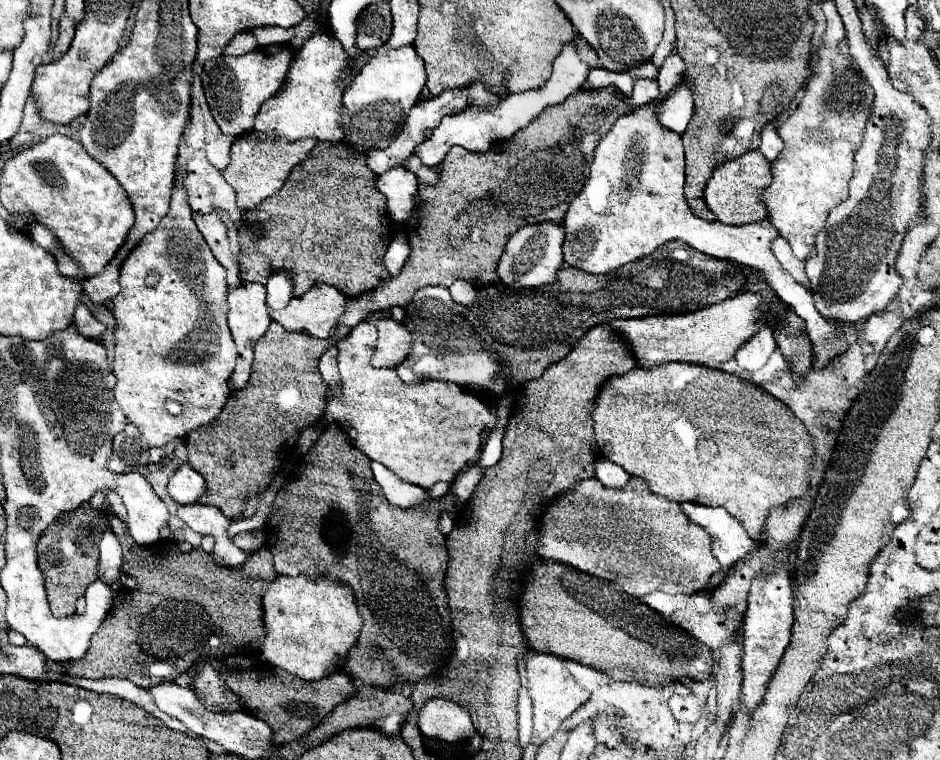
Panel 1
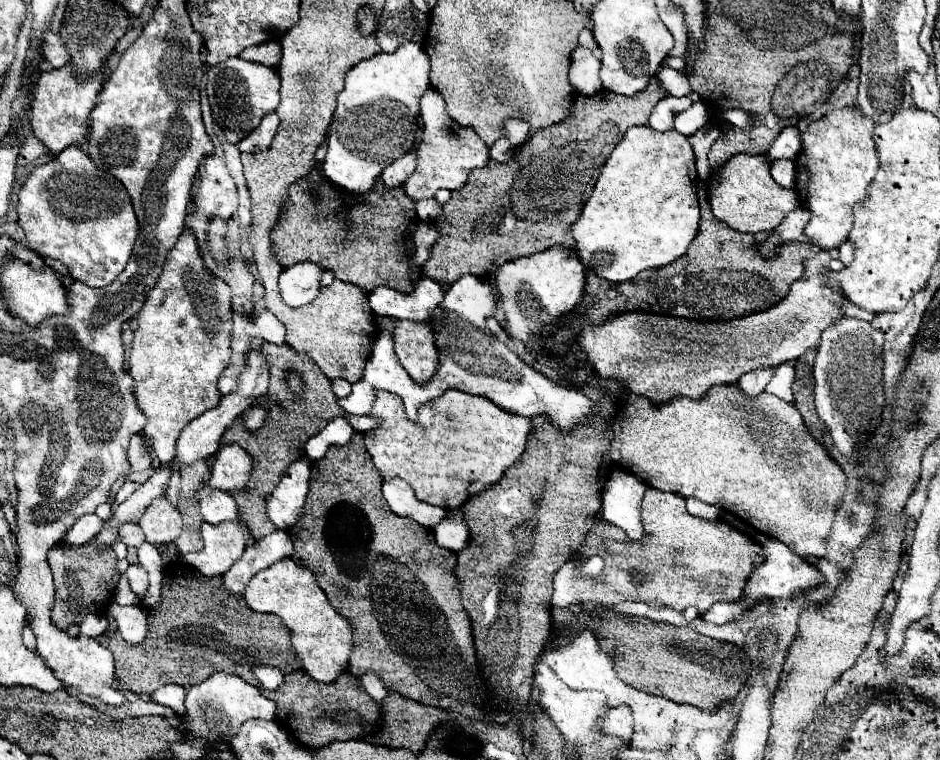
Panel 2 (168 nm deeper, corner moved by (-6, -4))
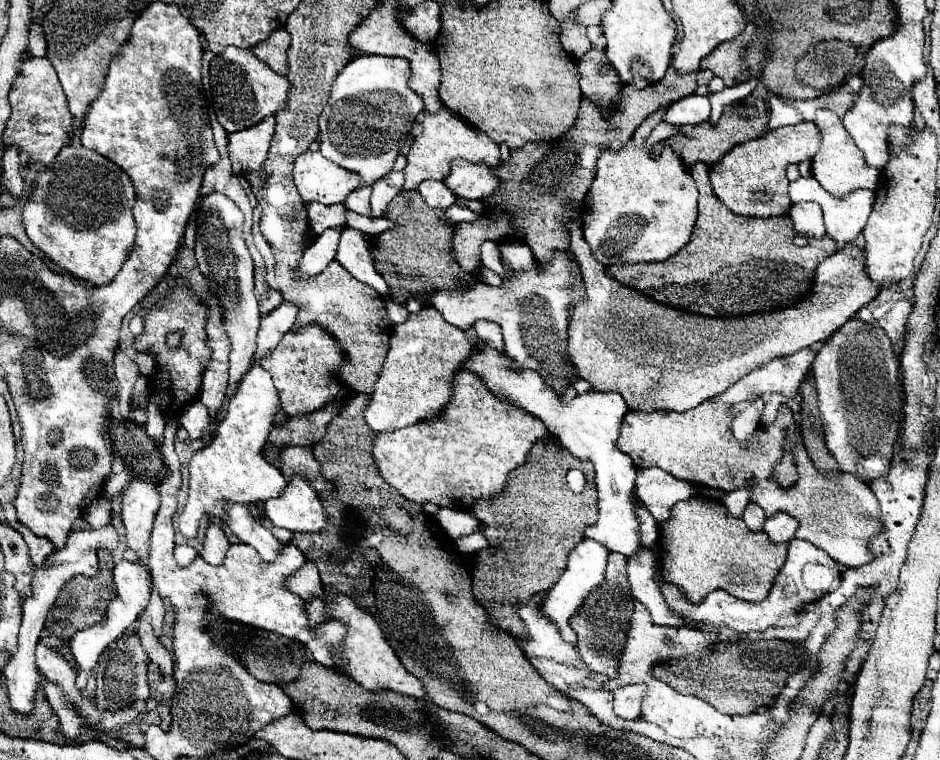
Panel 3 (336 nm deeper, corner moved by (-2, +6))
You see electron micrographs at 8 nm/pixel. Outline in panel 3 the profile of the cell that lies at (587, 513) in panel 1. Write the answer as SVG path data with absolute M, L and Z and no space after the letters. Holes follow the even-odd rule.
M694 495L672 509L670 521L660 525L658 547L666 553L664 575L678 585L694 603L708 593L724 589L736 599L750 603L764 601L770 593L778 569L782 569L788 545L772 543L764 531L750 531L742 519L736 519L728 509L710 497Z

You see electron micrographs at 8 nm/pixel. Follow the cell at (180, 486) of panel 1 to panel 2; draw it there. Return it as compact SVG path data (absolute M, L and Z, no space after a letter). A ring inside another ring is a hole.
M200 483L196 489L196 495L198 495L200 515L204 521L208 523L240 521L236 501L226 491L218 491L206 483Z

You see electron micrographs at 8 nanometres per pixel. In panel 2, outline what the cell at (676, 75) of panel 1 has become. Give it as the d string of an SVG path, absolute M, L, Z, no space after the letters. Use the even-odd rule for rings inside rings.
M667 96L664 99L660 99L654 109L652 109L652 115L648 119L648 125L656 131L668 131L672 129L672 123L674 123L674 117L688 109L692 105L692 101L688 97L674 97Z

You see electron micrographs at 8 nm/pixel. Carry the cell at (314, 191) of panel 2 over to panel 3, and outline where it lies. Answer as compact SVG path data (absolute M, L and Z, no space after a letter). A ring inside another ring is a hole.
M402 191L386 213L398 227L378 235L378 243L372 245L372 255L378 273L394 293L394 301L406 305L410 297L428 299L432 289L468 289L480 281L480 273L466 273L452 255L452 223L444 221L444 209L430 209L418 191ZM410 203L410 207L406 205Z

